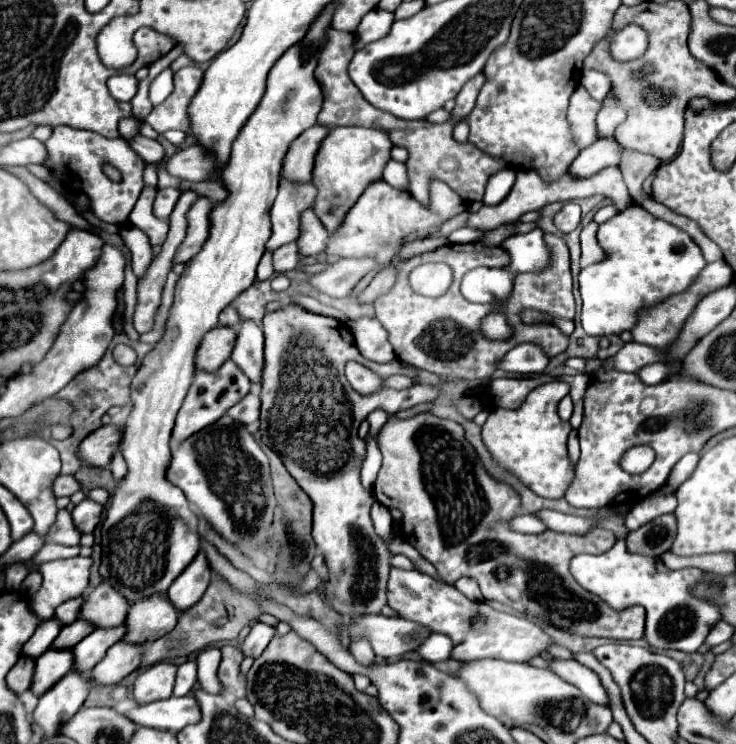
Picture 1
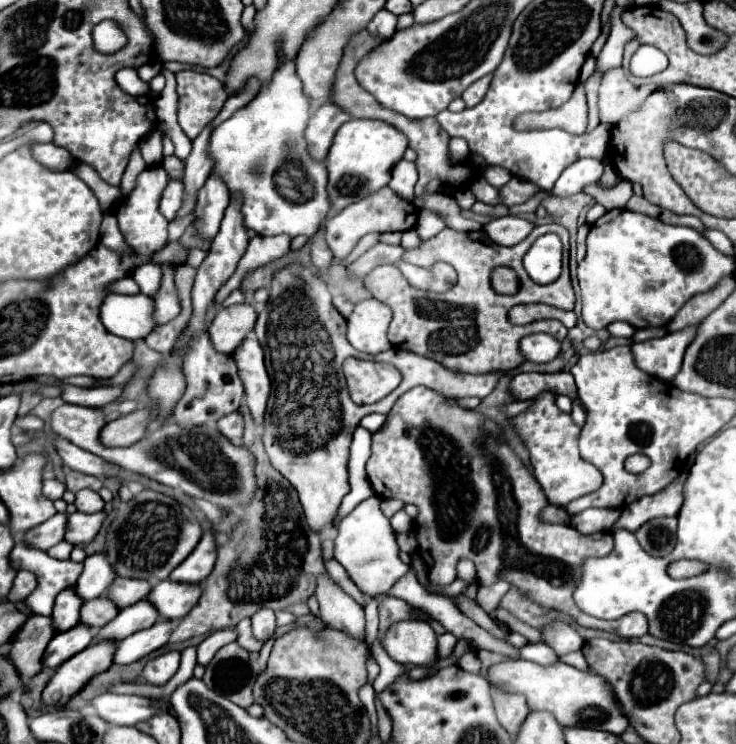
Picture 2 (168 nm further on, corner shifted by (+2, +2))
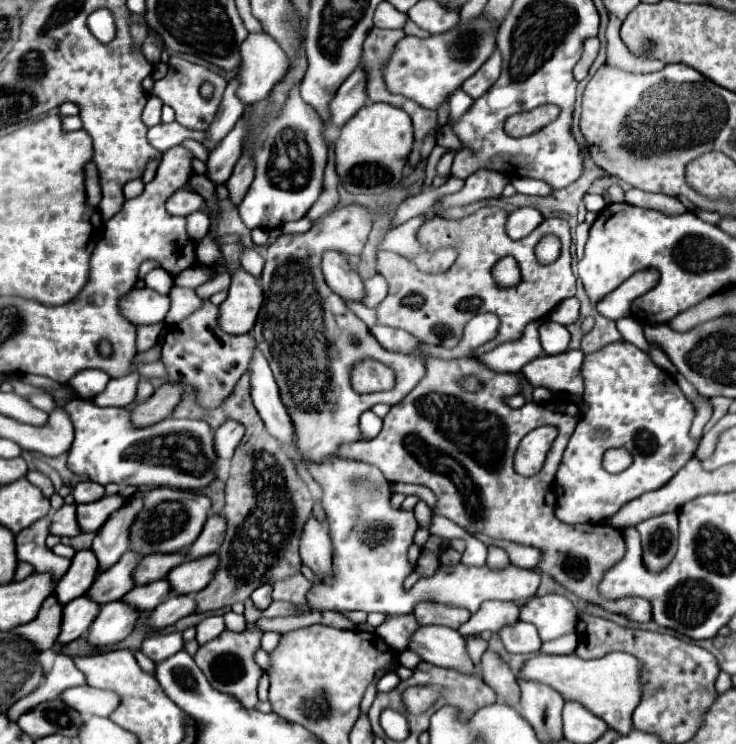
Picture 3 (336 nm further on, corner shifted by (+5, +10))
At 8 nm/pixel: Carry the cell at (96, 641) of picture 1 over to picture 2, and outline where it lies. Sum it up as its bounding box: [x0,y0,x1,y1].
[95,600,159,640]

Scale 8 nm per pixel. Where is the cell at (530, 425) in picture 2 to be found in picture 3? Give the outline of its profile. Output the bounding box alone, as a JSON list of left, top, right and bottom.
[514,426,558,476]

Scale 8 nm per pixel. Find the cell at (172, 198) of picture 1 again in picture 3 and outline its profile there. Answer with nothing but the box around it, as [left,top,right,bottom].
[166,186,202,216]

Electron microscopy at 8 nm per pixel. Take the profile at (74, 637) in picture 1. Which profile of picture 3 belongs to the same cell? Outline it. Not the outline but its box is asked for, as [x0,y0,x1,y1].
[86,552,138,606]

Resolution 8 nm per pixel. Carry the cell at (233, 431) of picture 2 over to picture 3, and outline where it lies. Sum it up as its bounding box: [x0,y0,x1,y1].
[214,420,244,460]

